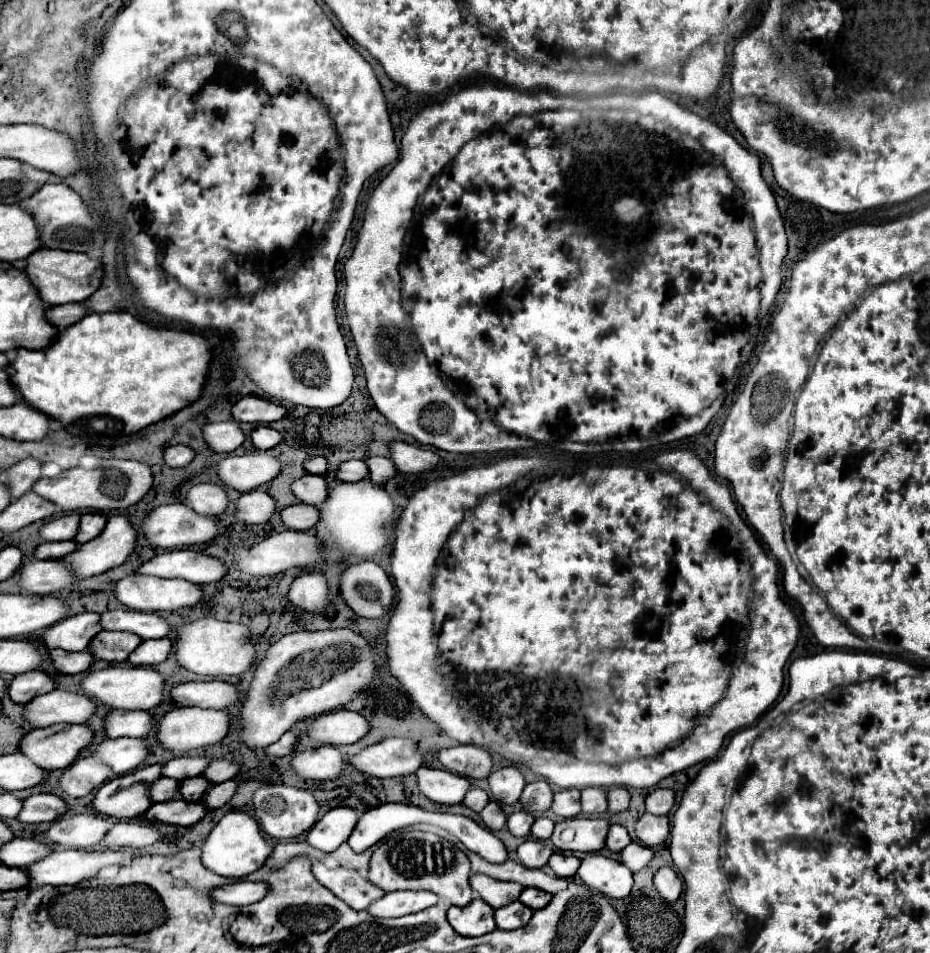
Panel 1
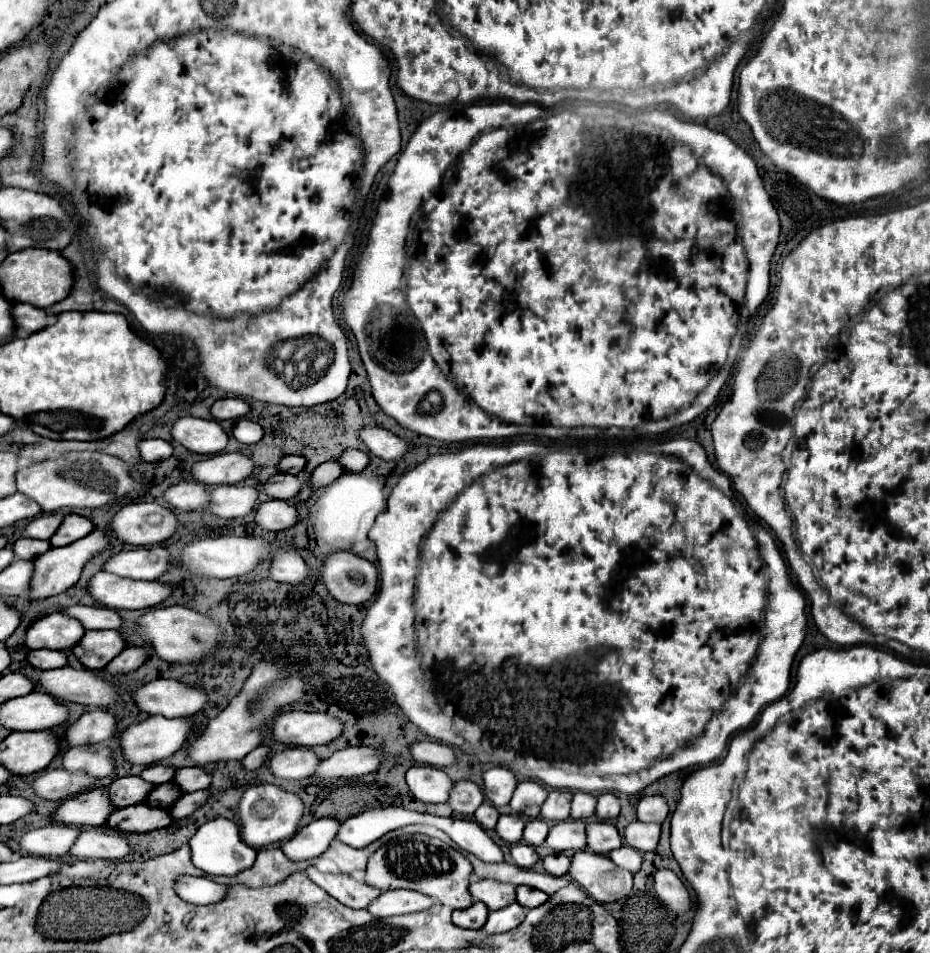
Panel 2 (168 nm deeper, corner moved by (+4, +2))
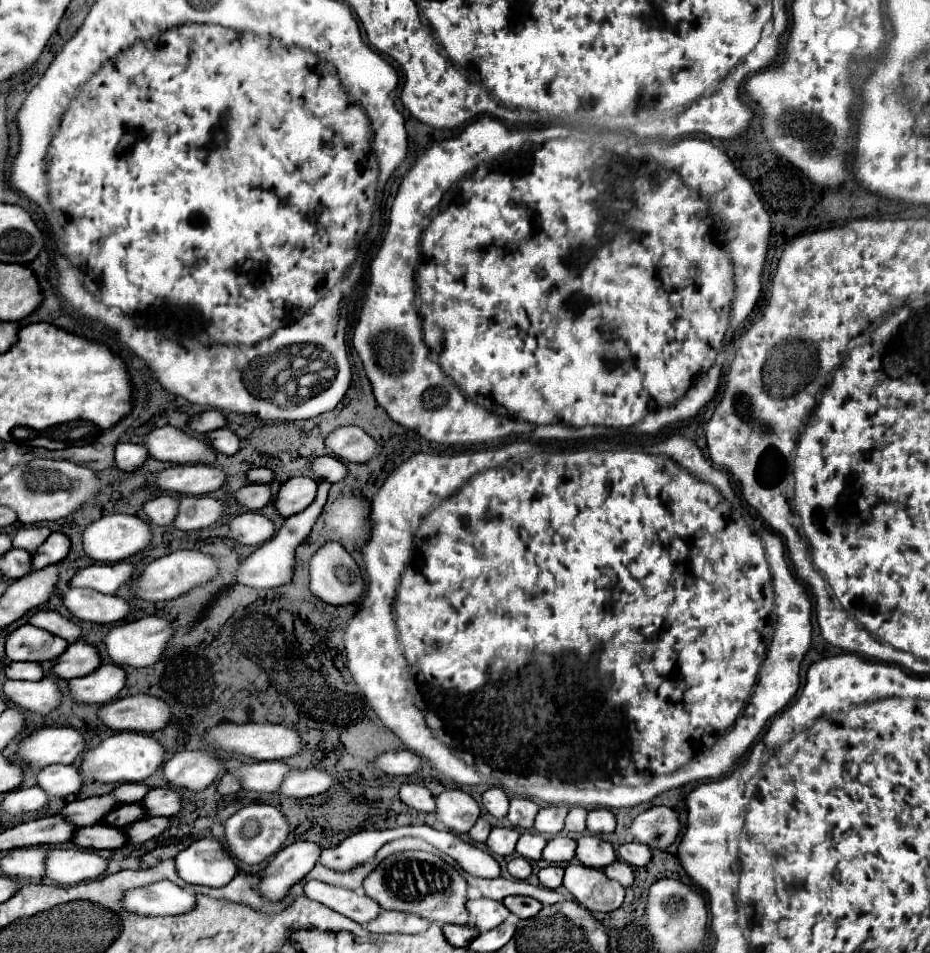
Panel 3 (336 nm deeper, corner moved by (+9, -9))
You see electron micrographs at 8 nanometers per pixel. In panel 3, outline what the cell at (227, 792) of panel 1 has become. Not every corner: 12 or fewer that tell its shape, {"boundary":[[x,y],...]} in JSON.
{"boundary":[[148,817],[126,829],[130,843],[164,833],[172,819]]}

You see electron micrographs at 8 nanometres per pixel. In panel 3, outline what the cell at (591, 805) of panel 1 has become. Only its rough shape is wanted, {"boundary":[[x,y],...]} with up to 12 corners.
{"boundary":[[572,807],[566,817],[566,831],[586,831],[584,807]]}

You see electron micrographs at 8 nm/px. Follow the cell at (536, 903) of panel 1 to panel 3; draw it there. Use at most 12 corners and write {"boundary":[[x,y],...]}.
{"boundary":[[506,897],[502,901],[520,919],[534,917],[542,903],[532,897]]}

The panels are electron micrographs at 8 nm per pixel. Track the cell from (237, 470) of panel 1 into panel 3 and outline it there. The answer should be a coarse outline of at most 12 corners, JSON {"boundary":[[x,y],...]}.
{"boundary":[[204,463],[176,465],[156,485],[180,495],[206,495],[226,473]]}

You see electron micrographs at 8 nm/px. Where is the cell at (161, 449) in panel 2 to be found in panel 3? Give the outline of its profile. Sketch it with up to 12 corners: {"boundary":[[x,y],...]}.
{"boundary":[[134,443],[116,445],[116,467],[138,471],[148,451]]}

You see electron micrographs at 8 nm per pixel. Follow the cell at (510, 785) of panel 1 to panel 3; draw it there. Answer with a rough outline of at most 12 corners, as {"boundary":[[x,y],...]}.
{"boundary":[[490,787],[482,803],[494,817],[508,813],[508,795]]}

